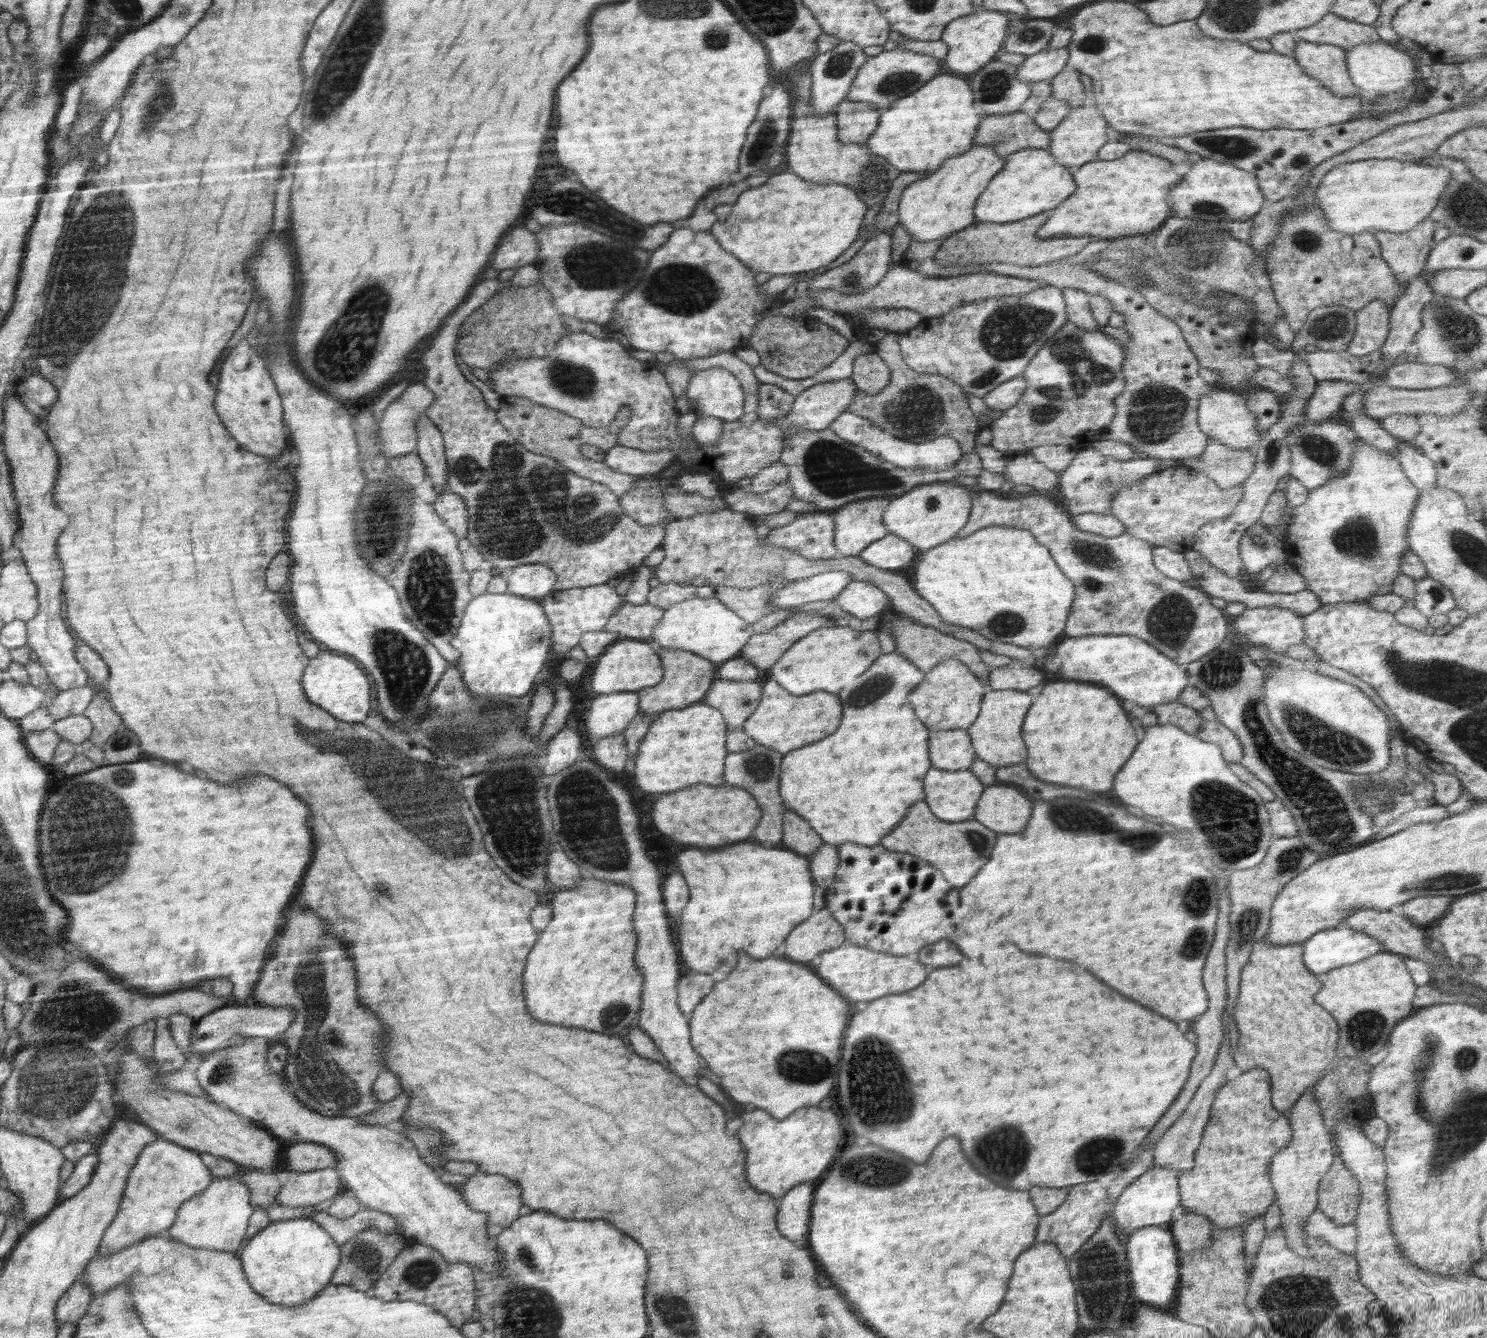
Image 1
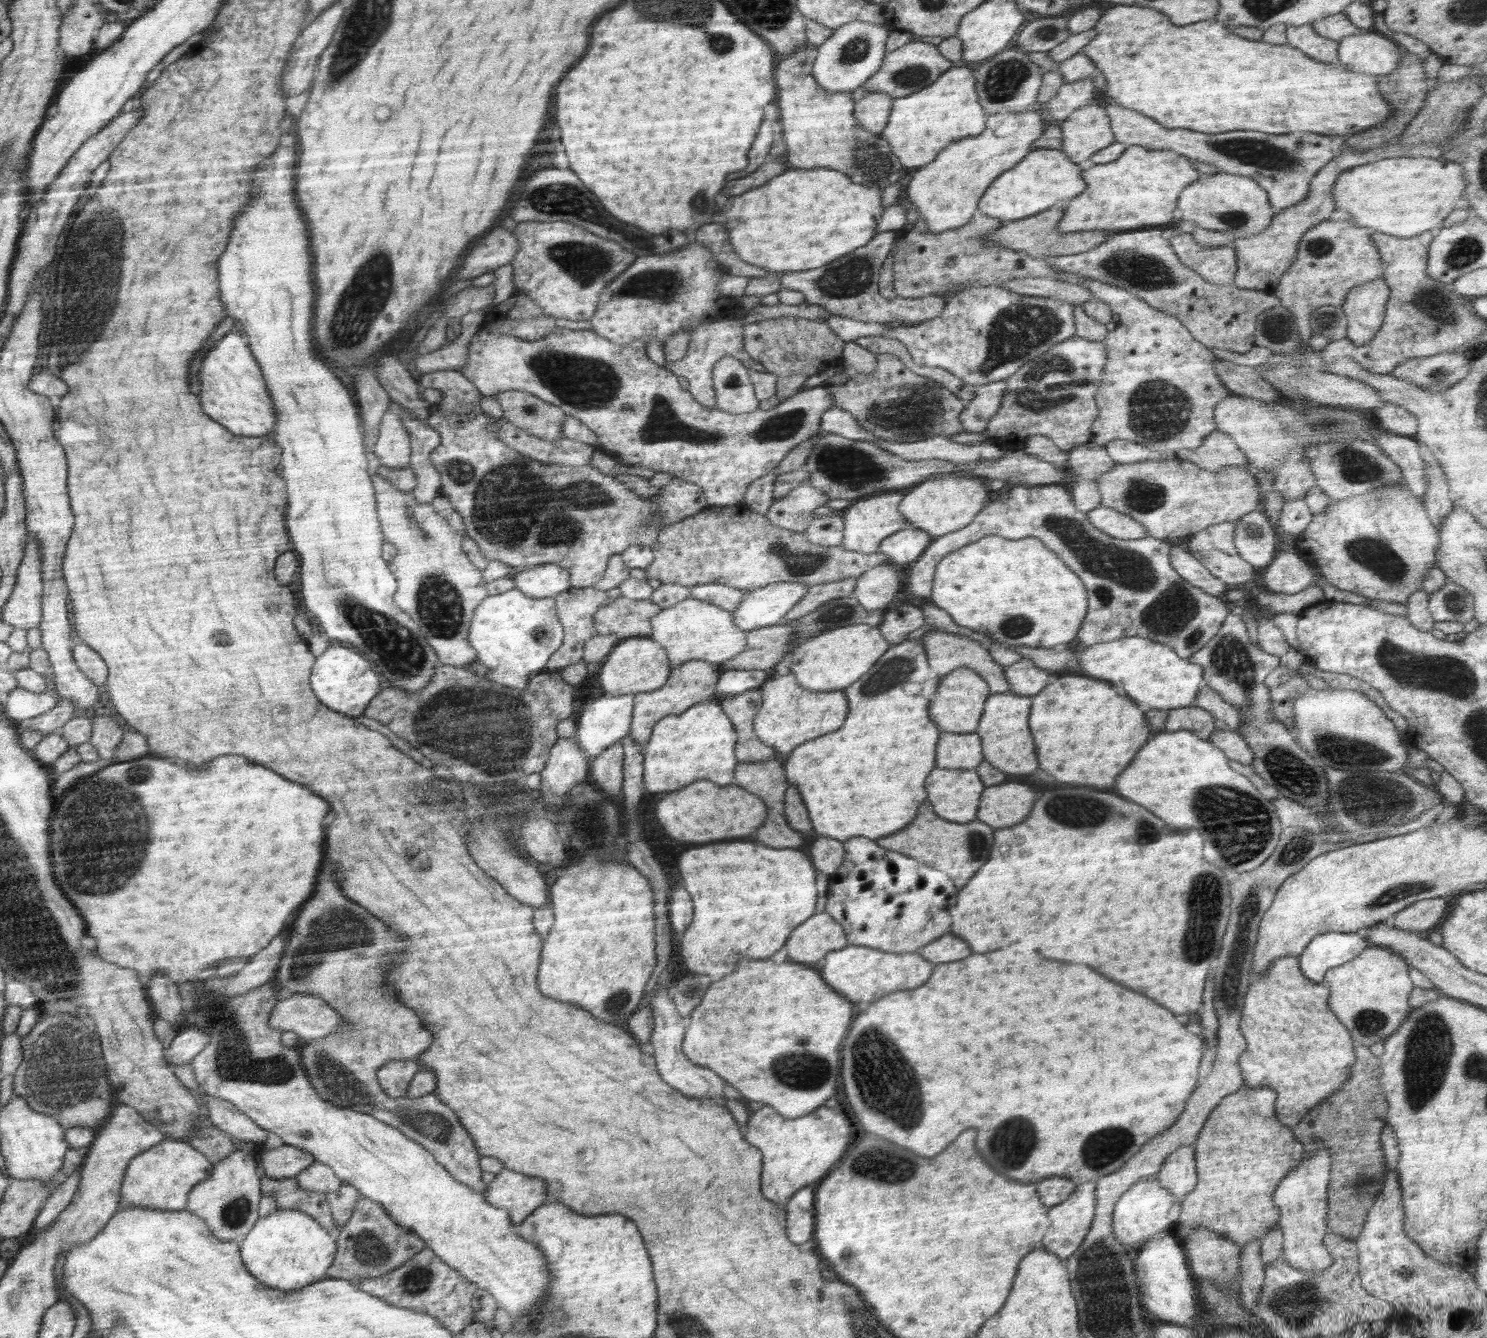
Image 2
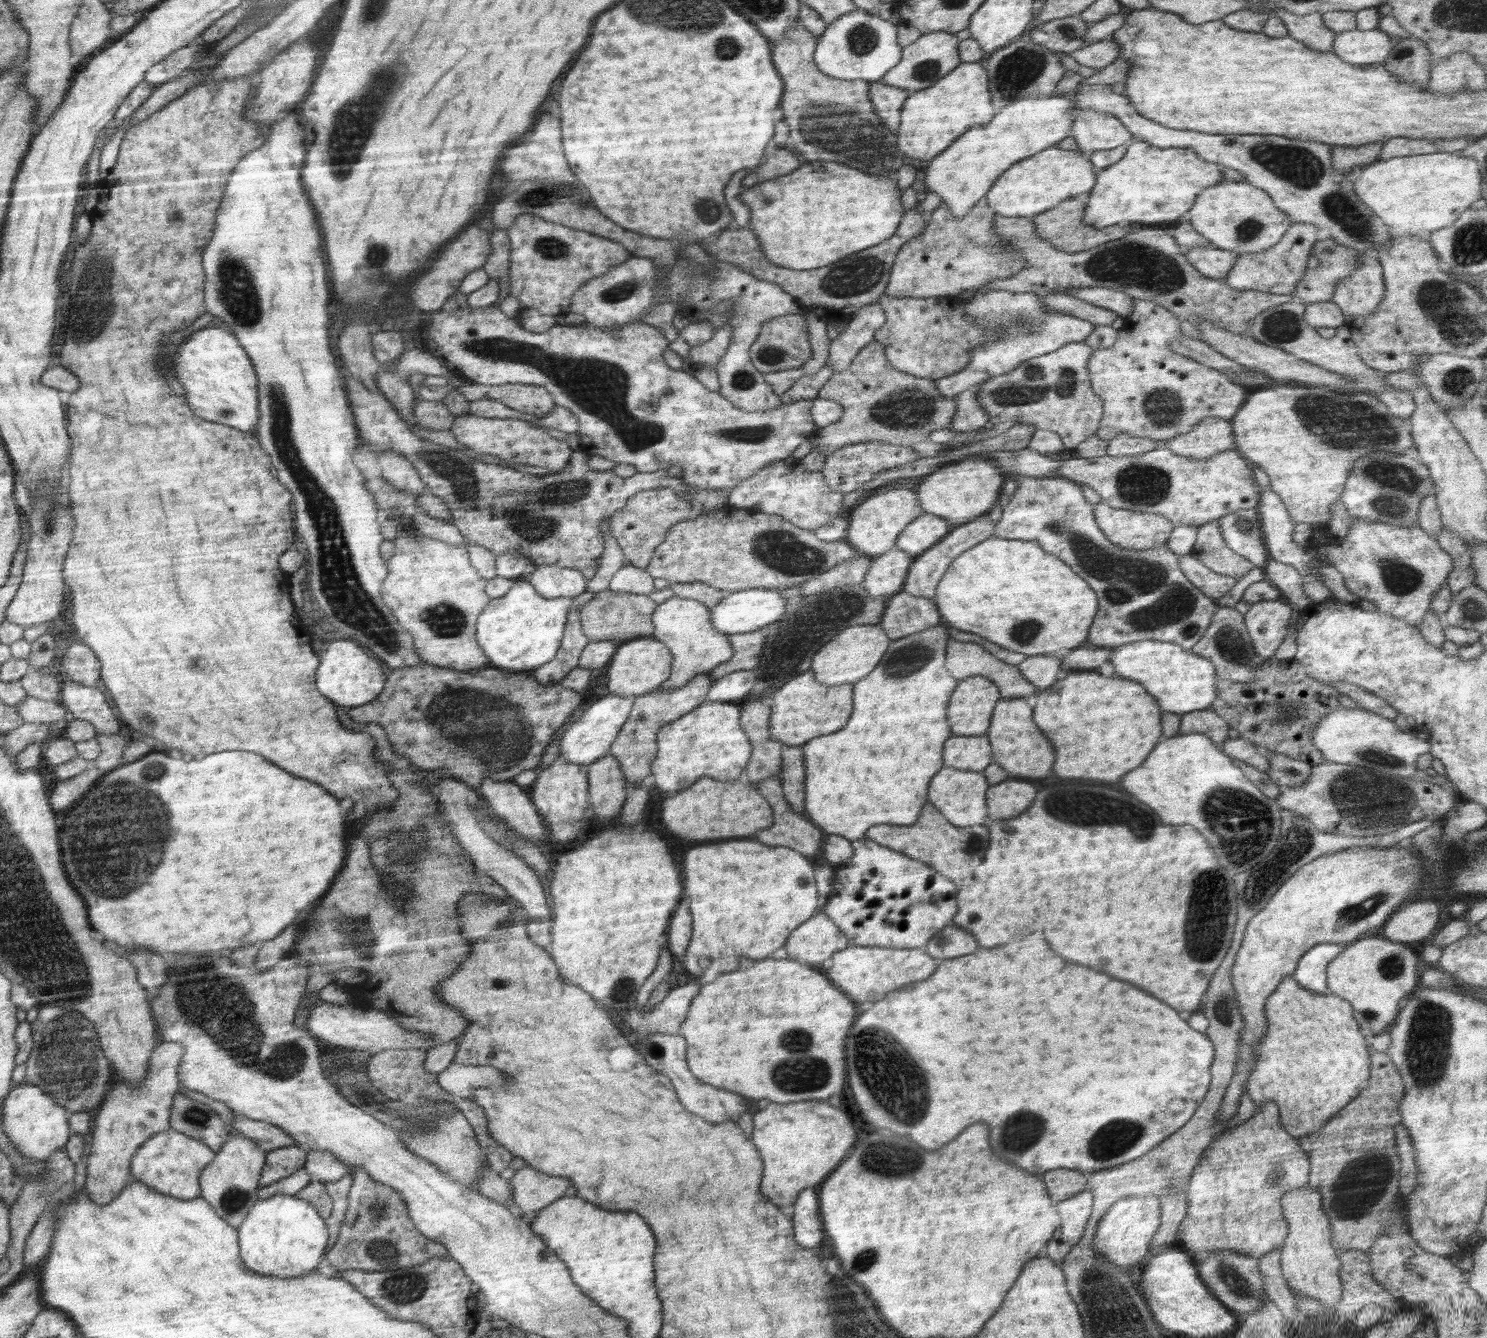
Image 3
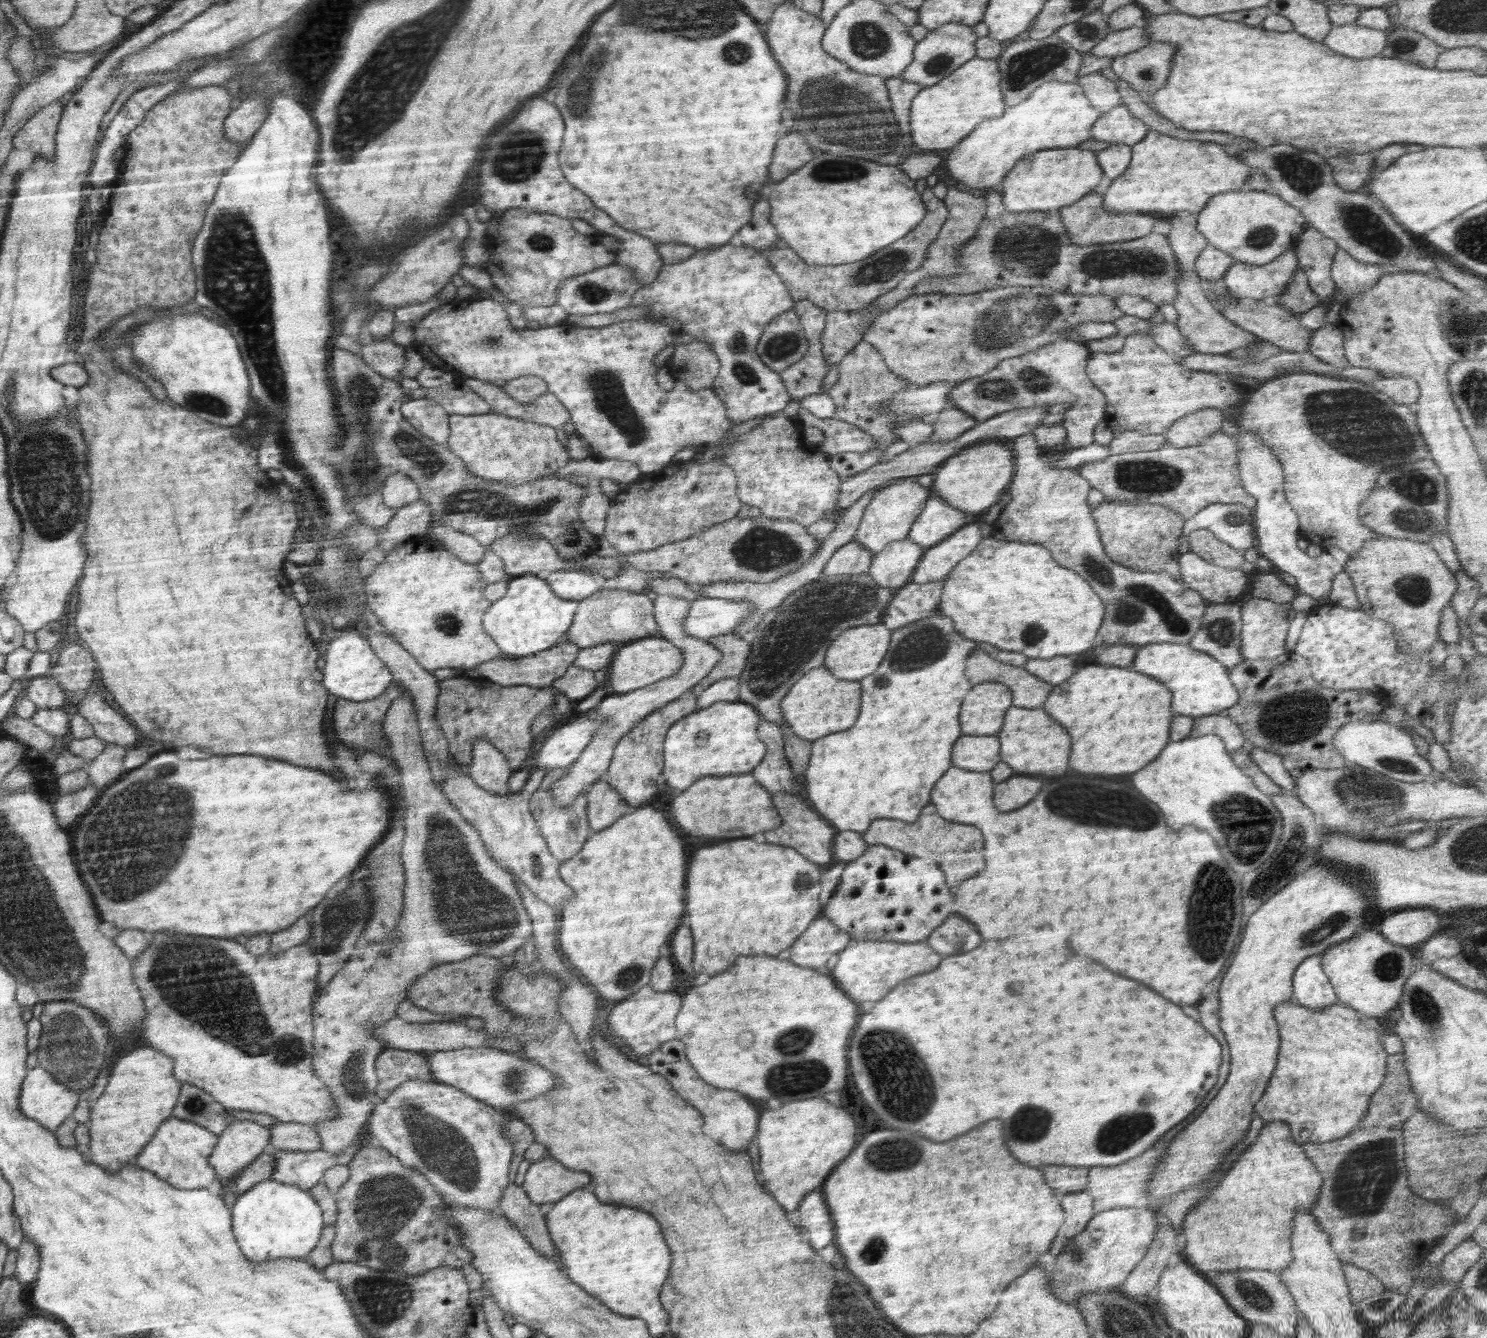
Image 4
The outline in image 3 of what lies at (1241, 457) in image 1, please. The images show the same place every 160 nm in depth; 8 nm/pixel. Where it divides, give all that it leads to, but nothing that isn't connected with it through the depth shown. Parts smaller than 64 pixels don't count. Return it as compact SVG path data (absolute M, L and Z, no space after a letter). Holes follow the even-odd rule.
M1216 417L1205 418L1190 432L1168 440L1166 446L1178 456L1196 460L1212 458L1216 454L1235 448L1231 421Z

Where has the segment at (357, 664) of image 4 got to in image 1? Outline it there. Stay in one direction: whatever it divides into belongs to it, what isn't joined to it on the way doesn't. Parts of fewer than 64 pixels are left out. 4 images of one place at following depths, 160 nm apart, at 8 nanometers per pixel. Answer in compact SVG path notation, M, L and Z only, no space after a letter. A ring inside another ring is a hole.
M322 652L312 658L308 674L304 674L304 690L308 690L306 695L312 704L323 708L342 722L362 723L370 710L372 684L368 682L368 676L354 664L354 660L348 660L346 655Z

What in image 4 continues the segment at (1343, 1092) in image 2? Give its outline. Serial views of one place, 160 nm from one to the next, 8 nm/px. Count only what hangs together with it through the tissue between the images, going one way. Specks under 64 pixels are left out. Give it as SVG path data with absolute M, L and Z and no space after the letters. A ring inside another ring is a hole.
M1392 1054L1388 1056L1384 1082L1372 1094L1368 1114L1359 1125L1344 1138L1322 1144L1302 1145L1305 1155L1314 1163L1316 1170L1320 1171L1323 1180L1311 1214L1330 1237L1334 1252L1342 1263L1350 1263L1371 1272L1384 1283L1387 1290L1400 1294L1406 1294L1413 1285L1414 1275L1411 1270L1415 1264L1424 1260L1424 1257L1442 1242L1445 1230L1459 1221L1454 1211L1444 1210L1432 1200L1422 1202L1417 1194L1409 1189L1401 1128L1417 1111L1418 1095L1412 1089L1404 1058L1402 1054Z

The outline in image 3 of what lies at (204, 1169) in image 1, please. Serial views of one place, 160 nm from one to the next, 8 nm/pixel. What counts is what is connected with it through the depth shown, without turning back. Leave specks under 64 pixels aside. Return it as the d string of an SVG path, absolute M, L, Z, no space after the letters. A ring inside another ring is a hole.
M169 1128L152 1138L136 1158L131 1158L131 1180L143 1182L162 1194L169 1194L182 1200L192 1200L199 1196L202 1187L199 1178L202 1171L215 1160L215 1152L198 1139L192 1139L176 1129Z

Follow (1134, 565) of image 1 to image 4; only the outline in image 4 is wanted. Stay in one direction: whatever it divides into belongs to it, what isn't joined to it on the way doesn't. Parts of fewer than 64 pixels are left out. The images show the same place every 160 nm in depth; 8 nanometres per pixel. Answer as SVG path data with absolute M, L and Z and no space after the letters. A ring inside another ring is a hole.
M1032 432L1014 437L1011 442L1015 456L1015 471L1006 492L1012 499L1003 508L996 522L991 525L992 532L994 532L992 537L999 541L1042 544L1051 552L1056 562L1080 574L1092 586L1092 590L1096 590L1095 594L1100 596L1104 604L1105 614L1094 641L1094 647L1102 649L1109 645L1139 645L1141 647L1154 643L1189 643L1200 629L1204 612L1210 603L1186 583L1177 581L1174 575L1166 571L1135 571L1127 566L1118 566L1118 563L1115 563L1104 552L1105 548L1099 539L1097 524L1092 516L1093 509L1086 501L1088 490L1092 486L1080 476L1078 467L1050 467ZM964 524L949 537L929 547L916 565L910 582L926 584L945 580L945 576L966 558L982 540L980 524Z

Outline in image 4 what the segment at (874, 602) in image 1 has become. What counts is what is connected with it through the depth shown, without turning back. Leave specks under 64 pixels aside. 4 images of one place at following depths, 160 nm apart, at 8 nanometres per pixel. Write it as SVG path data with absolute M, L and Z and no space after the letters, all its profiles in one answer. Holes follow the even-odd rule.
M908 538L891 542L875 553L868 573L878 586L899 590L910 582L926 550Z

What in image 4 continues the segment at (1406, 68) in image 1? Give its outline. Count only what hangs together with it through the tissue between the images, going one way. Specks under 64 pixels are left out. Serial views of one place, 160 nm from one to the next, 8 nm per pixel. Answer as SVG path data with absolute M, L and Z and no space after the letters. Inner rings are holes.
M1357 23L1340 26L1334 24L1322 43L1348 58L1372 58L1385 50L1388 32Z

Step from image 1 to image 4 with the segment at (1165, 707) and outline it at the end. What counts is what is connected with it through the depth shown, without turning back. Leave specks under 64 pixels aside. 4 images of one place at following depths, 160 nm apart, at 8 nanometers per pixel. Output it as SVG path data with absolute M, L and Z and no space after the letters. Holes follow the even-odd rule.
M1224 714L1193 717L1194 726L1190 737L1198 738L1204 735L1219 736L1228 752L1238 750L1244 744L1245 738L1240 727Z

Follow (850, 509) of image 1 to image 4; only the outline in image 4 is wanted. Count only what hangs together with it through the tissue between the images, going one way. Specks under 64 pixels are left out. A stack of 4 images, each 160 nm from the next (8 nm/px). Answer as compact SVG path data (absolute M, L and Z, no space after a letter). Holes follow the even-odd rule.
M911 477L902 480L902 482L888 484L880 488L866 506L854 539L873 553L880 552L891 542L904 540L910 532L912 523L923 512L926 501L931 494L930 487L923 487Z

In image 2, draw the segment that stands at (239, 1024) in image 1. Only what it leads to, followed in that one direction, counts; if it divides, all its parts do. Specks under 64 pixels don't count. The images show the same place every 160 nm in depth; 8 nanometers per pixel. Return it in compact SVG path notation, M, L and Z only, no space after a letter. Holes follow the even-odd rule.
M303 992L280 999L272 1009L270 1025L294 1031L301 1040L322 1038L349 1027L325 1000ZM184 1027L173 1038L168 1050L165 1050L165 1060L168 1066L188 1065L209 1043L209 1034L198 1027Z

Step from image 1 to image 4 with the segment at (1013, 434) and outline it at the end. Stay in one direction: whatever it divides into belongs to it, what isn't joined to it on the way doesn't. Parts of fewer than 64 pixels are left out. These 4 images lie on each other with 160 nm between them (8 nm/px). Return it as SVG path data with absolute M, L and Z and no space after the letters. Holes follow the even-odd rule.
M1068 339L1019 357L1007 358L990 372L957 383L949 395L949 404L959 406L979 423L1011 410L1071 402L1072 406L1059 422L1067 432L1063 444L1065 451L1090 446L1094 443L1094 429L1099 422L1106 420L1107 407L1104 394L1087 375L1087 360L1091 355L1084 342Z

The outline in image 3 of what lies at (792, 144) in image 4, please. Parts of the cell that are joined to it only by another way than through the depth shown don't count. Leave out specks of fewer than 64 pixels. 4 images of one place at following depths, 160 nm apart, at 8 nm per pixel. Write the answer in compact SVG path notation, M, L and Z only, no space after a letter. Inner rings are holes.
M776 150L760 168L758 172L746 176L742 180L742 188L750 188L752 184L760 184L764 180L770 180L770 178L779 178L782 176L787 176L794 172L798 167L805 164L804 158L792 154L790 150Z

